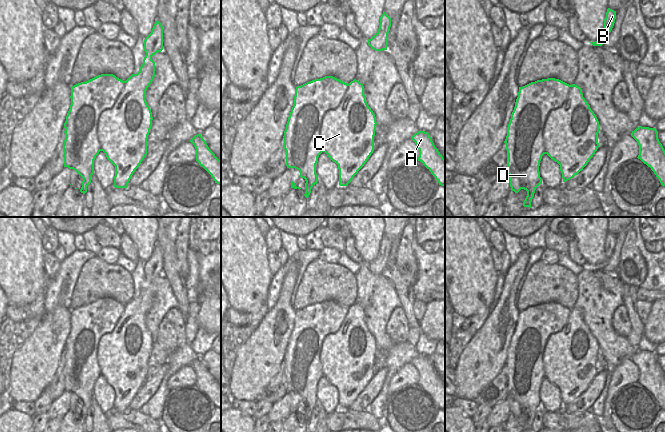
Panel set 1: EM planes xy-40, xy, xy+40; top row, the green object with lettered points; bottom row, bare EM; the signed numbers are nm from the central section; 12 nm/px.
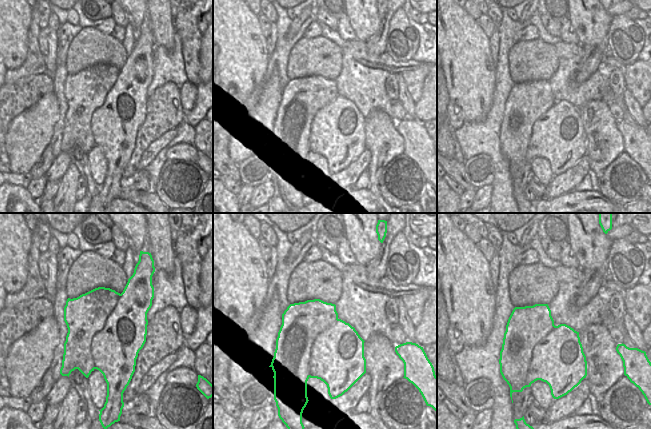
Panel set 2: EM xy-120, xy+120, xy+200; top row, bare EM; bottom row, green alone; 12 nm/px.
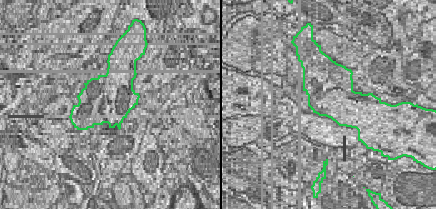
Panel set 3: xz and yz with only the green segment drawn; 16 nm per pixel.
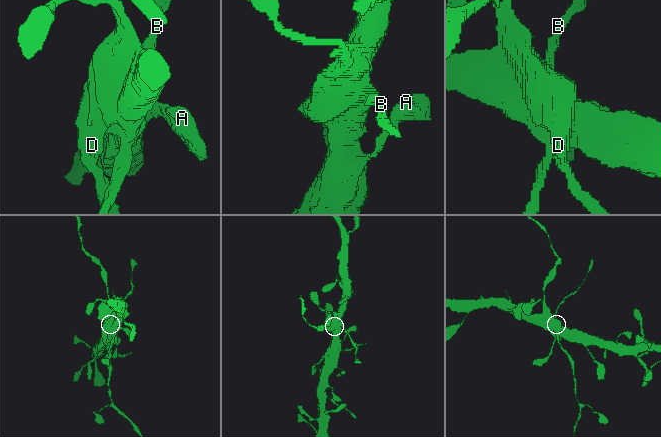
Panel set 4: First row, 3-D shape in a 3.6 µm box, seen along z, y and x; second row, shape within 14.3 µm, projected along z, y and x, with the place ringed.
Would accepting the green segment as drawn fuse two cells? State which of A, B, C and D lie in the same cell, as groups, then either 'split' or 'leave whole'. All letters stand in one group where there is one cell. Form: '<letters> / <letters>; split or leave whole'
A B C / D; split

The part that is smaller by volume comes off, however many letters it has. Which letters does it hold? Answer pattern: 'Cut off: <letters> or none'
Cut off: D

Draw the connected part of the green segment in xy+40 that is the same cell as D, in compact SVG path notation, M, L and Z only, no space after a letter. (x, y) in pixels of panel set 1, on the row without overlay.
M555 302L531 306L519 311L518 321L508 348L504 365L507 374L507 391L510 400L510 411L515 417L521 413L527 415L524 431L531 432L536 412L542 408L539 390L544 377L543 353L547 339L562 330L568 321L571 309Z

